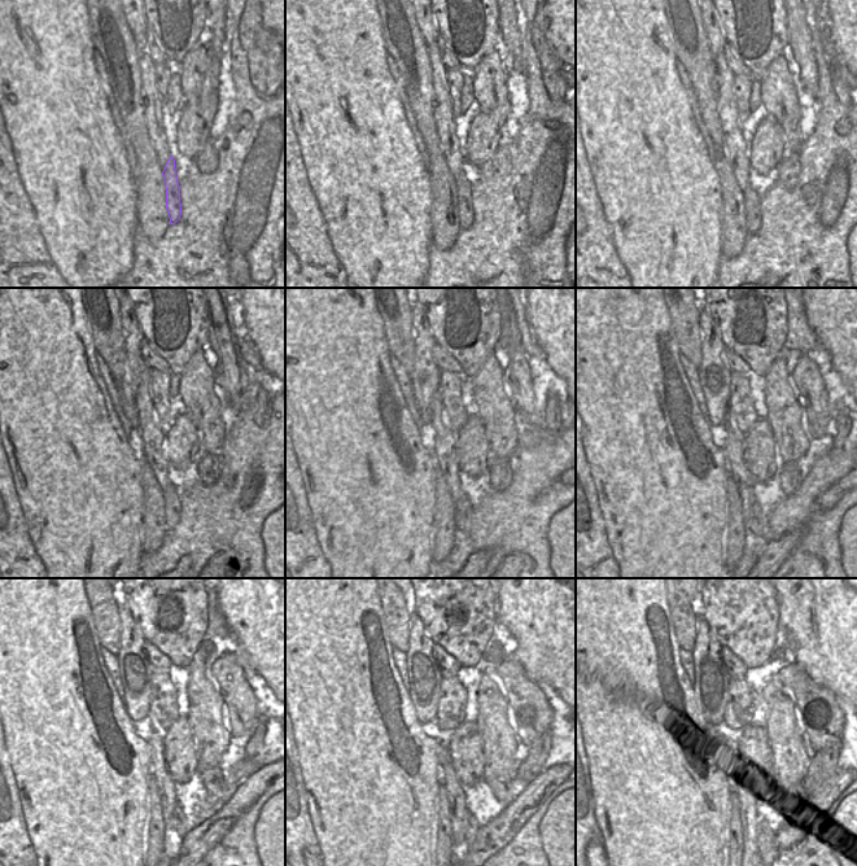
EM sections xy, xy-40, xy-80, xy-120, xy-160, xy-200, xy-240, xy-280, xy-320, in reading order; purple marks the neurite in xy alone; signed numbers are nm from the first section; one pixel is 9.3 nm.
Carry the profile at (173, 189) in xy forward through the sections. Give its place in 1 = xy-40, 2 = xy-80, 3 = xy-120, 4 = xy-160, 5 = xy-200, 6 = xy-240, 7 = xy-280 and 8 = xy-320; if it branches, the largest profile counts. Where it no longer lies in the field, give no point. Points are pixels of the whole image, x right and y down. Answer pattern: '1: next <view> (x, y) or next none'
1: next xy-40 (463, 189)
2: next xy-80 (752, 200)
3: next xy-120 (173, 507)
4: next xy-160 (463, 510)
5: next xy-200 (755, 525)
6: next xy-240 (179, 823)
7: next xy-280 (472, 827)
8: next xy-320 (765, 835)

